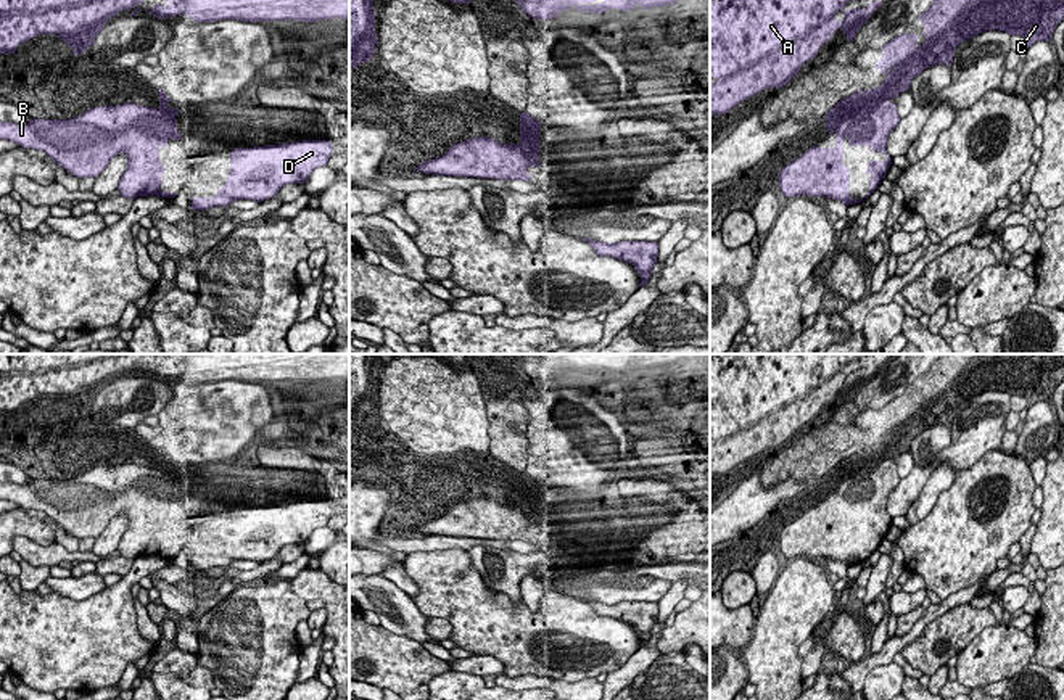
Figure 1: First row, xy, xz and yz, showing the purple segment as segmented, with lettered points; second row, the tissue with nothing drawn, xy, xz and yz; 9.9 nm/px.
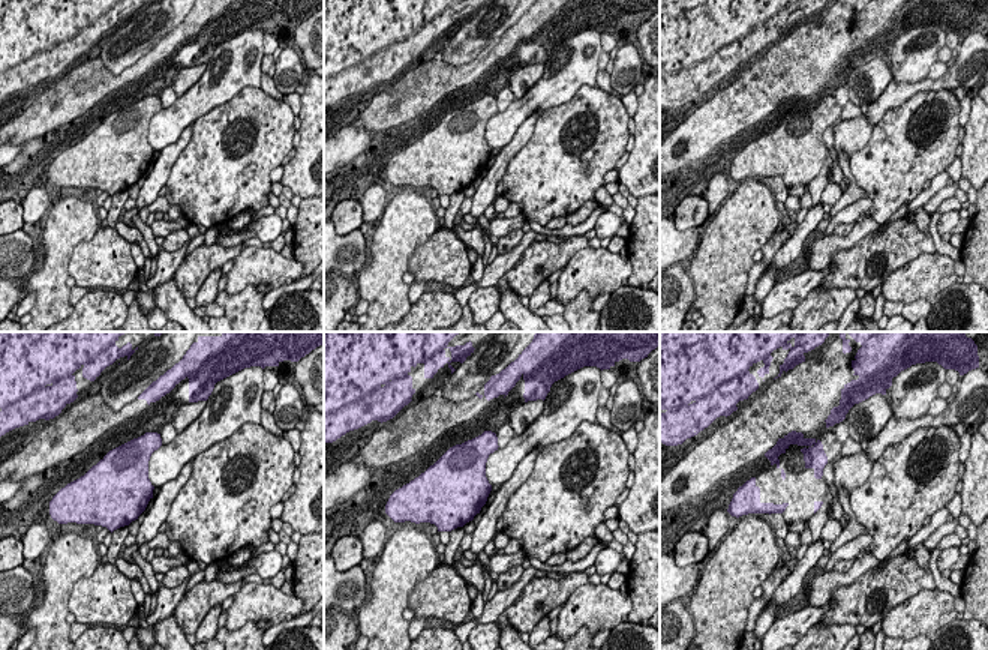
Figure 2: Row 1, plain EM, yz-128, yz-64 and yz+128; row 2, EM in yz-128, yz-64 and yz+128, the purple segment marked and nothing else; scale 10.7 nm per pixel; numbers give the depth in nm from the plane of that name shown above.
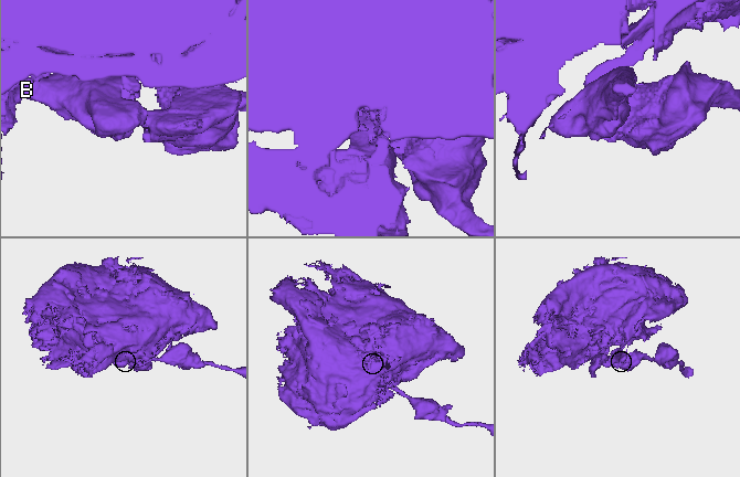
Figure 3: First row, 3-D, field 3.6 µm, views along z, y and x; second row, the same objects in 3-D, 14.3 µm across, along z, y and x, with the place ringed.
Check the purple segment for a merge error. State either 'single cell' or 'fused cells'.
fused cells

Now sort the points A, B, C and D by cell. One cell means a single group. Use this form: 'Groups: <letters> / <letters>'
Groups: A C / B D

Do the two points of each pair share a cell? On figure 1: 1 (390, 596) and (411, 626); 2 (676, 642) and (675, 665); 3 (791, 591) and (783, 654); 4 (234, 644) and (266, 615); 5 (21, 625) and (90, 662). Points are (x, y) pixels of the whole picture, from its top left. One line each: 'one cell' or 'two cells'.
1: one cell
2: two cells
3: one cell
4: one cell
5: one cell

